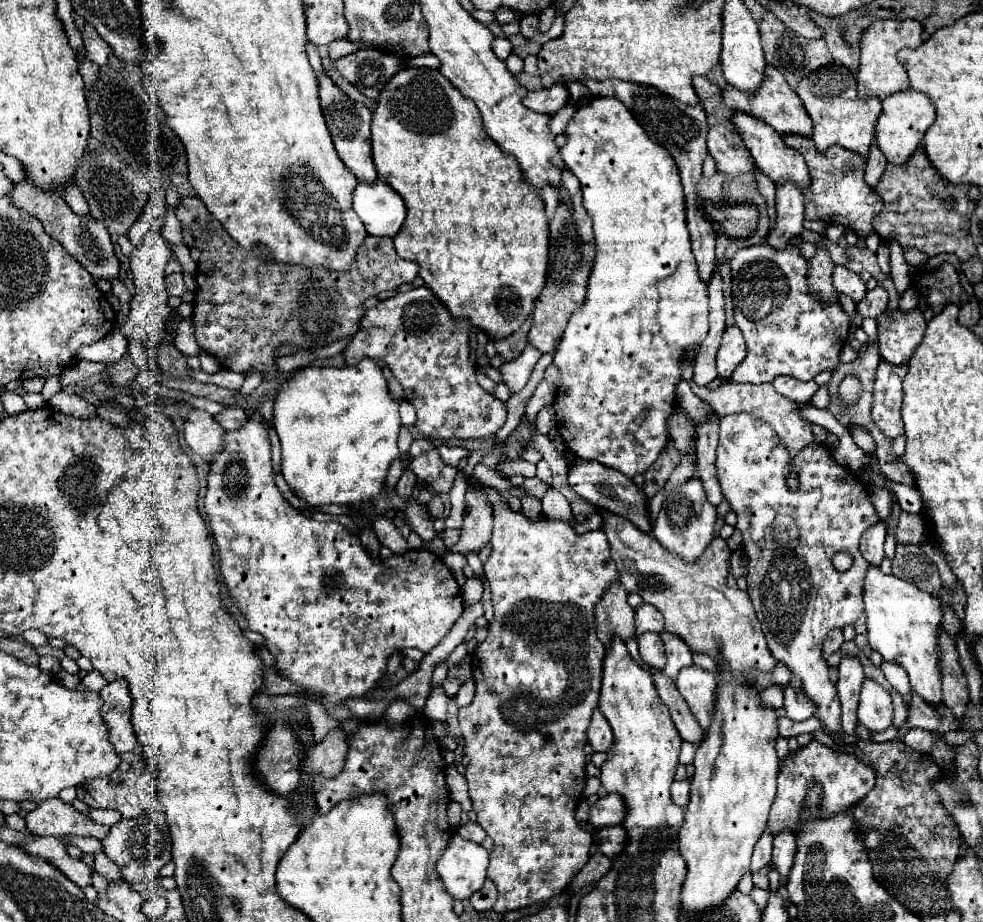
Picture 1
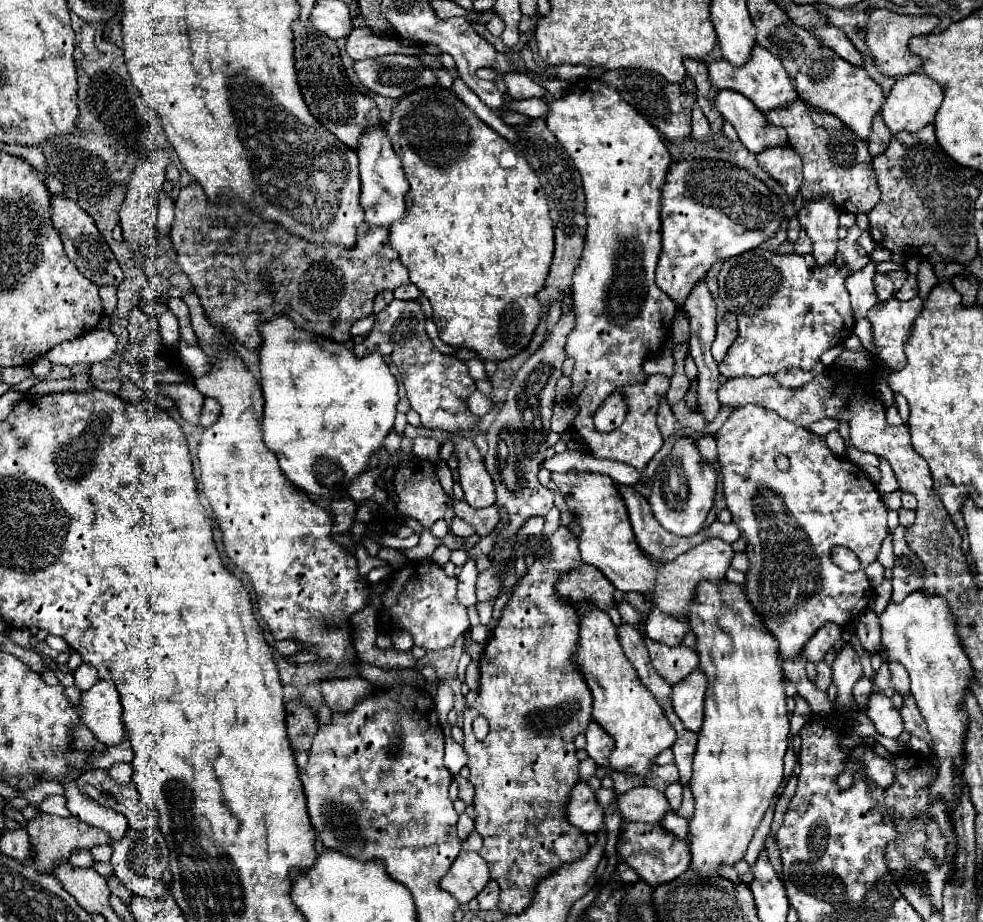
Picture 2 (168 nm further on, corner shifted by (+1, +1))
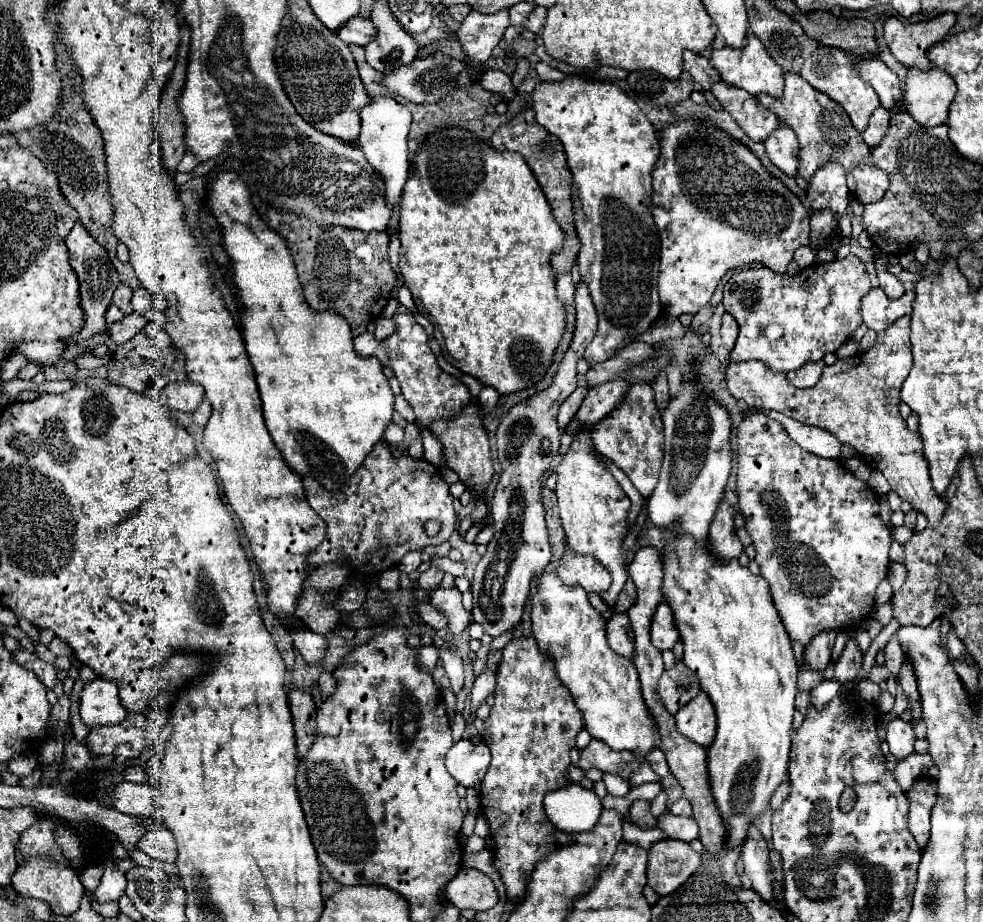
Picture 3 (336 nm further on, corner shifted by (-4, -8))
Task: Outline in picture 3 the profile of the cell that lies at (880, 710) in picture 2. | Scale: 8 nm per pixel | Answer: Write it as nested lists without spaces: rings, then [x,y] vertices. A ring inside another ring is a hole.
[[[900,717],[888,721],[888,725],[886,725],[886,743],[890,747],[890,753],[896,759],[908,757],[914,751],[914,741],[916,741],[916,737],[914,737],[914,731],[912,731],[910,723],[902,721]]]

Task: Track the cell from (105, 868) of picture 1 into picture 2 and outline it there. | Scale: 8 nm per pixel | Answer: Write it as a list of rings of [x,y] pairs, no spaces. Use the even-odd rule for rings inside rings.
[[[111,876],[111,878],[107,880],[107,886],[109,886],[111,894],[119,896],[119,898],[121,898],[125,904],[127,904],[127,902],[131,902],[131,896],[133,896],[133,894],[131,894],[131,892],[129,892],[129,890],[127,890],[127,888],[125,888],[125,886],[123,886],[123,884],[117,880],[117,878],[113,878],[113,876]]]

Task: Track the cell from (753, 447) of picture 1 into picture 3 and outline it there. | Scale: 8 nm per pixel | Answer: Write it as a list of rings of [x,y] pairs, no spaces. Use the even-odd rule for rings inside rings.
[[[760,413],[746,417],[736,433],[738,455],[738,511],[756,547],[760,575],[770,585],[776,611],[792,641],[808,645],[824,629],[854,629],[864,623],[876,605],[874,593],[888,573],[890,531],[880,519],[880,501],[862,479],[854,477],[836,459],[822,459],[794,443],[786,429]]]

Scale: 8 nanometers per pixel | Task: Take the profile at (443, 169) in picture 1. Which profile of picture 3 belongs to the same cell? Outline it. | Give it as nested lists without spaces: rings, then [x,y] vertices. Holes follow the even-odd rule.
[[[444,127],[430,133],[422,141],[422,147],[416,151],[410,177],[404,185],[404,193],[400,201],[400,243],[402,247],[400,247],[398,267],[402,271],[406,287],[412,291],[418,311],[424,317],[428,317],[430,323],[434,323],[436,337],[442,347],[442,355],[448,363],[480,379],[484,385],[492,385],[494,389],[498,389],[498,393],[512,393],[526,389],[544,377],[566,327],[564,307],[556,299],[556,289],[554,289],[556,275],[552,273],[550,267],[550,255],[562,247],[564,231],[562,227],[558,227],[556,219],[552,219],[552,211],[548,211],[548,201],[544,199],[540,187],[536,187],[536,179],[532,179],[532,171],[528,171],[528,163],[520,159],[520,154],[512,151],[496,151],[492,145],[486,145],[476,133],[464,127]]]

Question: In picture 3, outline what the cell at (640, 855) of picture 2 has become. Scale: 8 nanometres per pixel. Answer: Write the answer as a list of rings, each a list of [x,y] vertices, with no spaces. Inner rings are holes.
[[[662,839],[652,843],[648,861],[648,885],[662,897],[676,891],[700,867],[700,855],[684,841]]]

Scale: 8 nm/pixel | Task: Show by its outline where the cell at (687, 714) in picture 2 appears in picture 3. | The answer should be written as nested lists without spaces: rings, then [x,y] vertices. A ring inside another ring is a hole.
[[[704,691],[676,713],[676,727],[684,737],[702,747],[708,747],[714,741],[716,715],[712,701]]]

